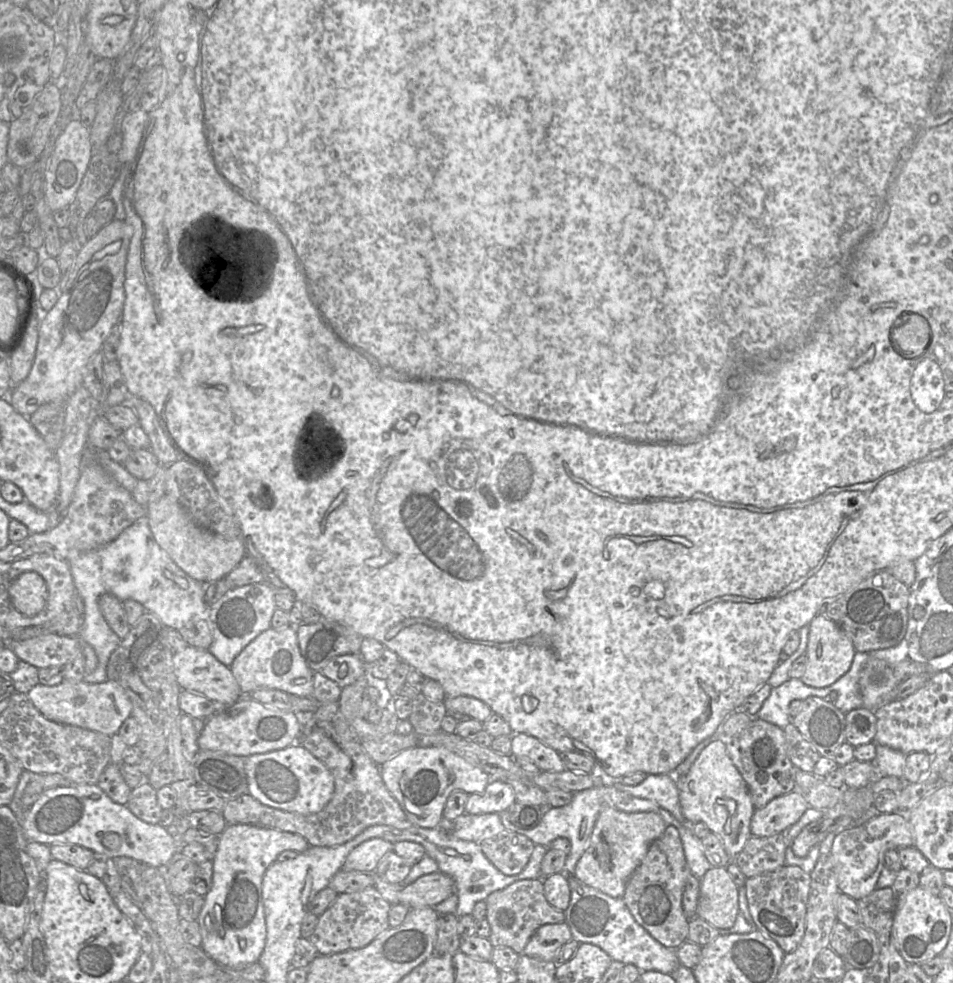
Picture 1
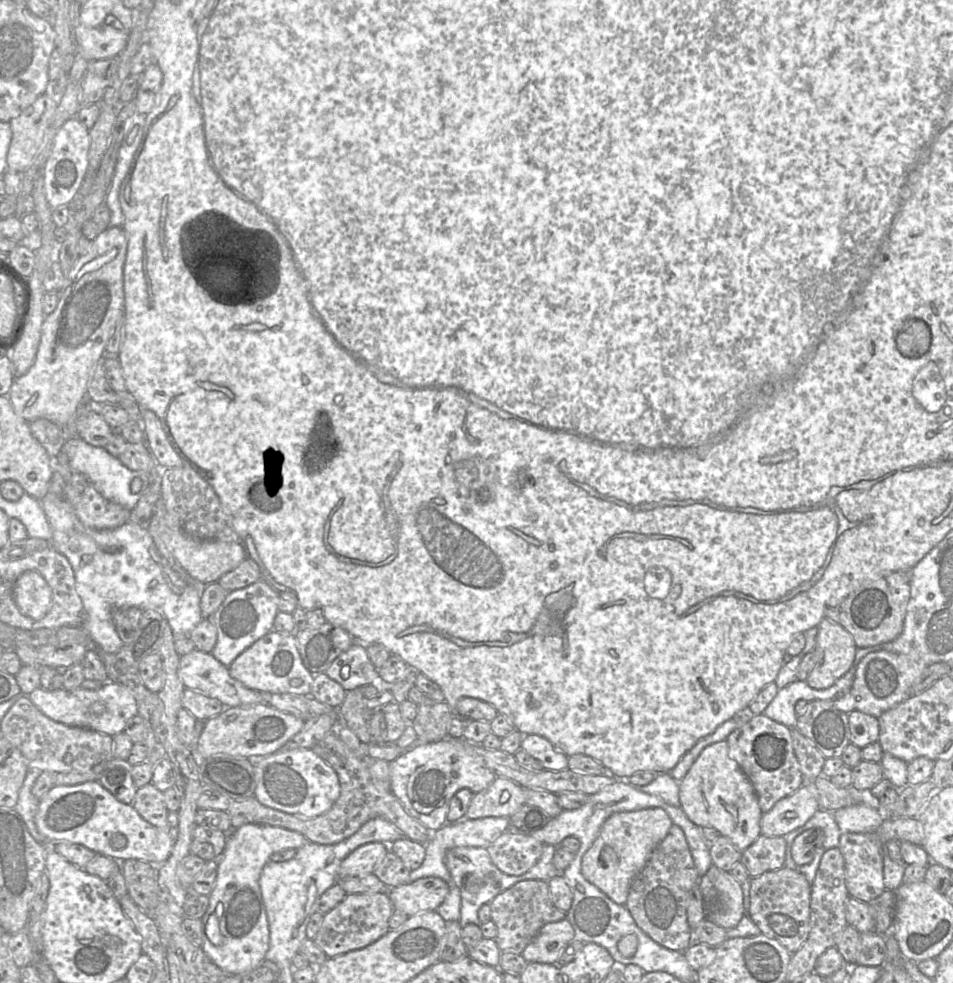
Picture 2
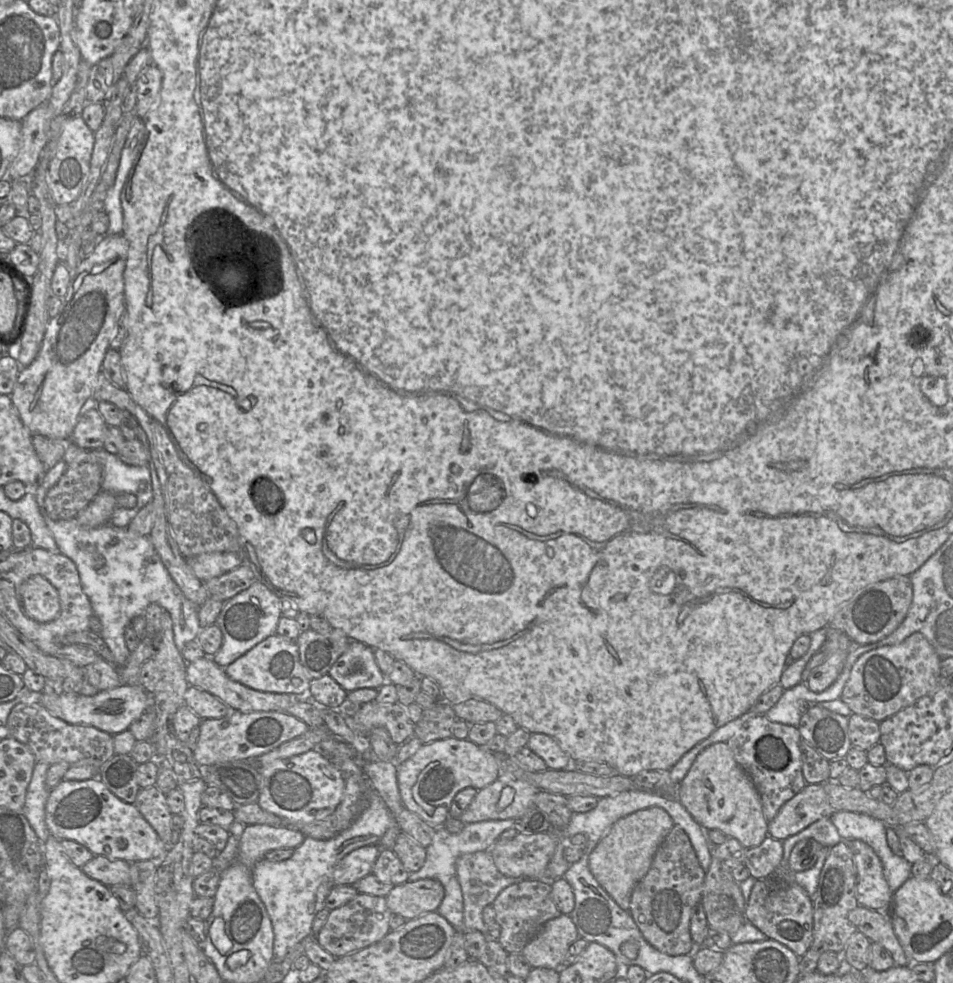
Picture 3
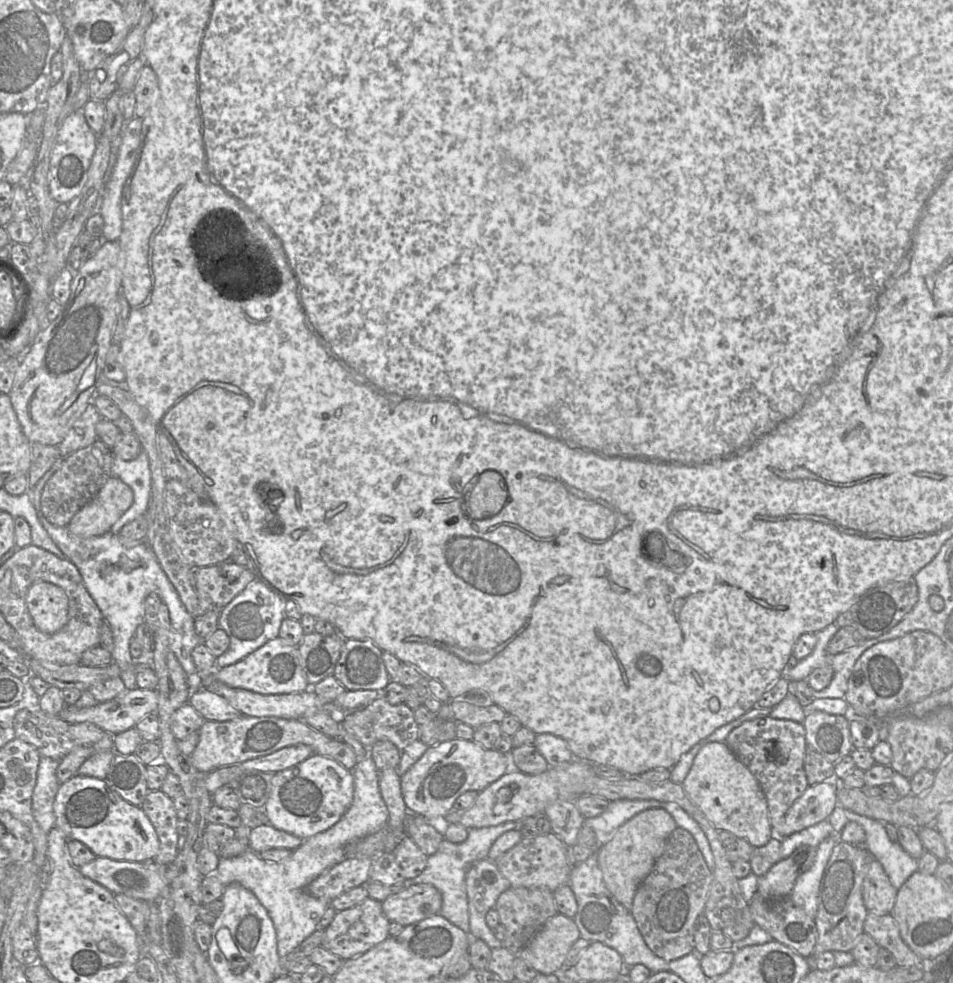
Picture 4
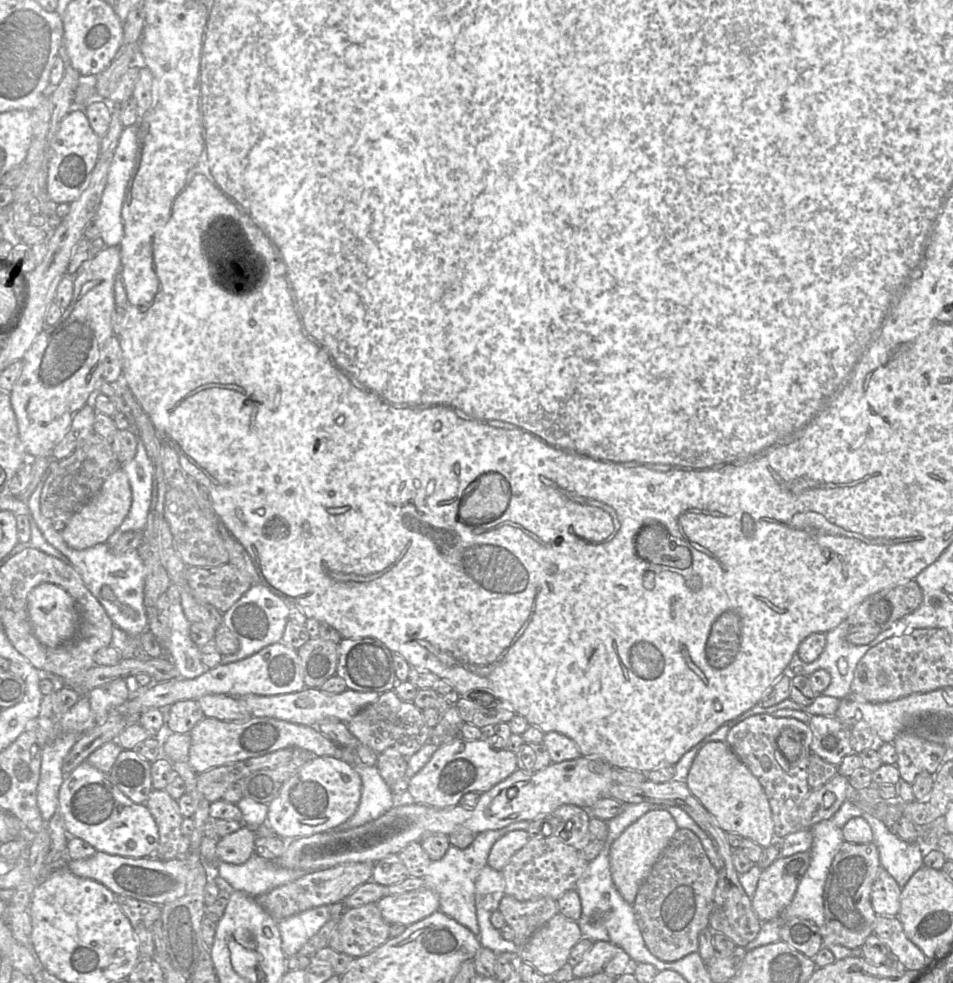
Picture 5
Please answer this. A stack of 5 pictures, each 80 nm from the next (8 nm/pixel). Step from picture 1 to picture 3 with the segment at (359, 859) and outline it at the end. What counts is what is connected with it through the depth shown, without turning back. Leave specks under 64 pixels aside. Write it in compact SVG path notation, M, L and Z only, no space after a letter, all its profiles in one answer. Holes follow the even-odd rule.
M367 845L347 854L333 871L333 886L353 885L358 880L372 874L380 854L378 845Z

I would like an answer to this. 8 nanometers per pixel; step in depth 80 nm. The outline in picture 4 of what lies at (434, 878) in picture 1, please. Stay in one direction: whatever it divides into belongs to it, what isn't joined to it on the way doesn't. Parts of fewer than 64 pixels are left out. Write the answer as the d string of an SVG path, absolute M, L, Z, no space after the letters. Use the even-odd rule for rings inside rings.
M413 884L381 903L390 922L406 927L440 913L442 894L431 884Z

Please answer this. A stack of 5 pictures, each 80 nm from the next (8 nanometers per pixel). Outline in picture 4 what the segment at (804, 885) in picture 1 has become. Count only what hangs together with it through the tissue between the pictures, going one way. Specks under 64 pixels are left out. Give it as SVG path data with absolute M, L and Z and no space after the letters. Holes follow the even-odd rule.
M756 891L749 908L755 924L768 932L773 940L789 946L804 958L811 956L818 937L815 921L801 907L796 906L790 896L768 901Z

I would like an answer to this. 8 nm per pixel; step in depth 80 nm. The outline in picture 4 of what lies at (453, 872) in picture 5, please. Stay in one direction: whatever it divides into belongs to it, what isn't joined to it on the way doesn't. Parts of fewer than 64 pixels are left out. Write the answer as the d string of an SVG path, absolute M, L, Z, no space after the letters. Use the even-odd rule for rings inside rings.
M510 821L497 826L470 828L468 837L462 843L452 843L444 839L437 852L428 856L424 871L413 878L413 884L431 884L442 894L441 916L446 918L465 933L470 933L468 896L466 890L466 874L475 862L488 857L489 851L498 837L510 830L519 830L519 821Z

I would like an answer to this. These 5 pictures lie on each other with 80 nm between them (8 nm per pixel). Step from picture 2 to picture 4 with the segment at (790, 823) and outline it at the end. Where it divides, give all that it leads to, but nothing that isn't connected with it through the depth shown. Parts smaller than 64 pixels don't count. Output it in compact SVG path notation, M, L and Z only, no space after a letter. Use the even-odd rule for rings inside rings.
M836 779L809 785L795 800L779 825L773 829L773 836L784 839L828 819L837 806L837 788Z

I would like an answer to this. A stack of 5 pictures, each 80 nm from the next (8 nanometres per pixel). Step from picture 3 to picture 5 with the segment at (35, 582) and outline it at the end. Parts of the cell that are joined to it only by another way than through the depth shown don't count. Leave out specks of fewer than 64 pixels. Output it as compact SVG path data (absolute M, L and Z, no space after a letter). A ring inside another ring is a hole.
M44 582L31 590L27 612L34 635L47 647L57 647L71 639L80 622L74 599L53 583Z

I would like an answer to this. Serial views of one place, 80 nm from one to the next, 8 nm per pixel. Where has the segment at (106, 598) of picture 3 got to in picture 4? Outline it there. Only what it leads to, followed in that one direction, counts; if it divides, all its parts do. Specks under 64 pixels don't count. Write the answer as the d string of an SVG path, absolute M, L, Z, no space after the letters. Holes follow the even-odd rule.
M57 461L34 487L29 488L28 492L30 492L31 501L41 524L61 552L78 568L87 591L99 607L104 621L109 624L113 636L110 652L113 663L117 664L121 670L120 676L129 668L136 668L136 661L130 655L130 640L134 637L138 625L145 623L144 601L146 597L151 592L155 592L169 610L170 649L185 673L189 677L196 677L198 670L191 657L191 652L202 643L202 640L195 632L195 618L186 610L152 549L146 543L127 548L120 542L118 535L110 531L100 536L81 538L71 533L68 527L53 525L45 518L41 509L42 492L48 480L61 465L62 461Z

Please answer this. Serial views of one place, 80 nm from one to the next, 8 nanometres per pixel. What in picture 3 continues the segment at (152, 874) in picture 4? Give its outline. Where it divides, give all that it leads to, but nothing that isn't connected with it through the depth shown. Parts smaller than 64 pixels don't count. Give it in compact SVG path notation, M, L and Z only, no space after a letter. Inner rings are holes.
M94 856L81 869L87 876L106 886L131 886L130 863L127 861L111 861L105 856Z

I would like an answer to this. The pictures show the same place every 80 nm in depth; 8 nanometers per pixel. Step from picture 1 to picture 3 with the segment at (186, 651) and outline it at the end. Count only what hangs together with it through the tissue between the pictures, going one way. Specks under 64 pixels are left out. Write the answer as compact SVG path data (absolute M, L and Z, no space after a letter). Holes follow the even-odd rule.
M204 656L194 662L187 663L186 680L190 686L195 686L219 698L231 710L237 710L243 713L255 711L285 711L298 698L306 695L293 695L284 693L262 692L249 688L239 682L230 679L225 673L224 668L218 666L211 656Z

